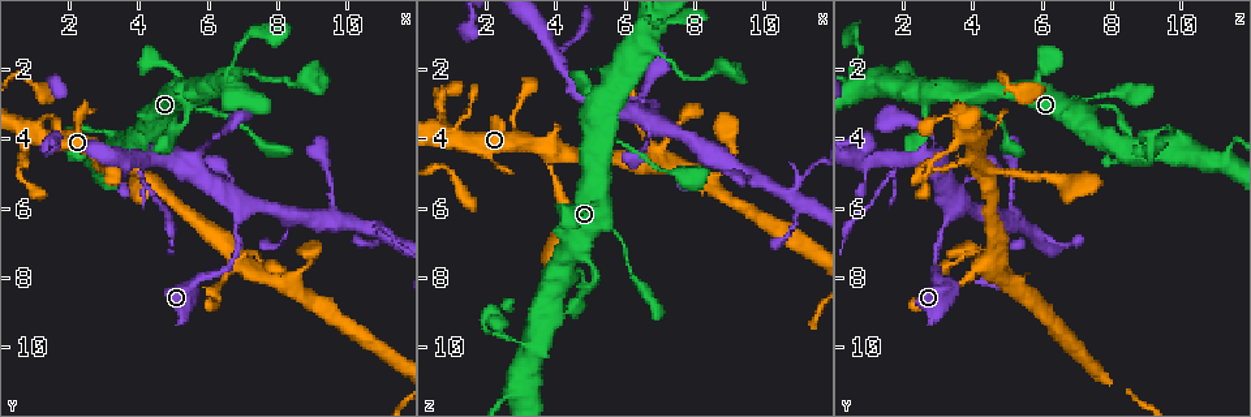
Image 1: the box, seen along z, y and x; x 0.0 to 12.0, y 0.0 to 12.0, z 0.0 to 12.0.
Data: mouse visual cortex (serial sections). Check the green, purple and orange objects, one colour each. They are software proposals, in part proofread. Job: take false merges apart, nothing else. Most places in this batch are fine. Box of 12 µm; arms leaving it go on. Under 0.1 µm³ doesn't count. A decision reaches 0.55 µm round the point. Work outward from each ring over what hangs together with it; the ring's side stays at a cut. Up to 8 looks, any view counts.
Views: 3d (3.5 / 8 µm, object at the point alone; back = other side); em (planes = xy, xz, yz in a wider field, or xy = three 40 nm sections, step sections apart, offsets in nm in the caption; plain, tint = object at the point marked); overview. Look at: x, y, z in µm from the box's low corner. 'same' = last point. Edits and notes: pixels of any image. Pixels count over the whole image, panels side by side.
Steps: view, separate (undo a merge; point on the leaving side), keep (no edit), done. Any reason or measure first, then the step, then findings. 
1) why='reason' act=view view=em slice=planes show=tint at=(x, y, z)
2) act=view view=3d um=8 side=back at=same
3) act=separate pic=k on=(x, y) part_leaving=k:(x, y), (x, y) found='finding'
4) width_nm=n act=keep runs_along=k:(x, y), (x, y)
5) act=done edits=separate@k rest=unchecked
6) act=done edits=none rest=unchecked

why='abrupt turn' act=view view=3d um=3.5 at=(7.0, 6.0, 3.5)

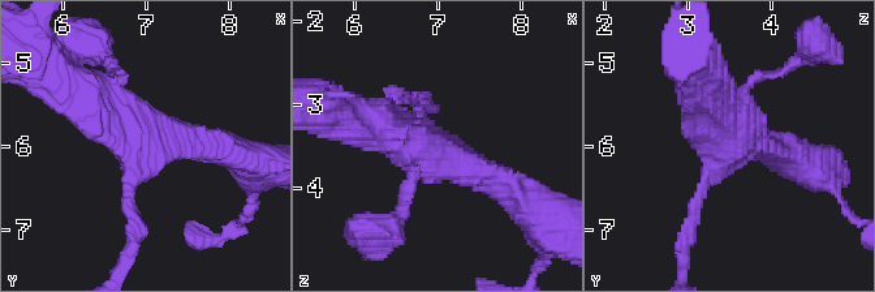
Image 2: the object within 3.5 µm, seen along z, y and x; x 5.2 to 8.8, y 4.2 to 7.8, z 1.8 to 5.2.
arms=3 arm_widths_nm=150,400,500 why='shape alone is not enough' act=view view=em slice=planes show=tint at=(6.85, 6.05, 3.50)

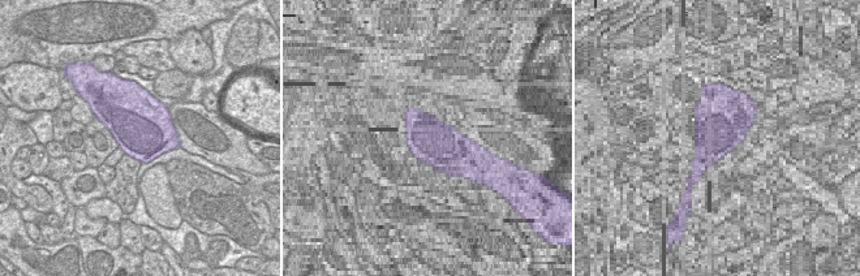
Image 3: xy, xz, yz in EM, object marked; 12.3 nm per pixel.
act=keep runs_along=2:(136, 223), (132, 136), (76, 87) found='one cell here'

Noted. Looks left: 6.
why='thin arm on a thick one' act=view view=3d um=3.5 at=(9.6, 6.1, 5.1)

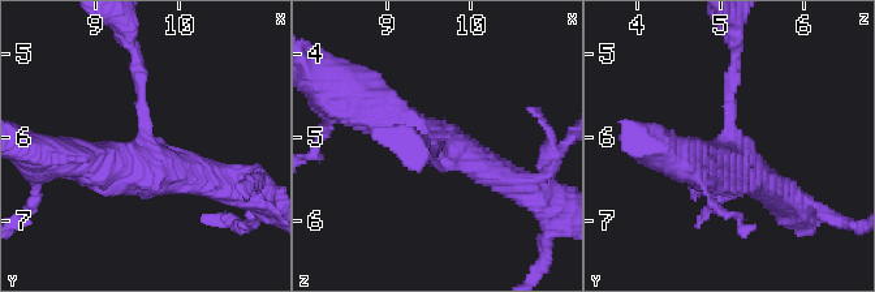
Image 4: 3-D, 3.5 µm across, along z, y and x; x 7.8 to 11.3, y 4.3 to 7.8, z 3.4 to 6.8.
act=view view=em slice=xy step=5 show=tint at=(9.65, 6.20, 5.10)

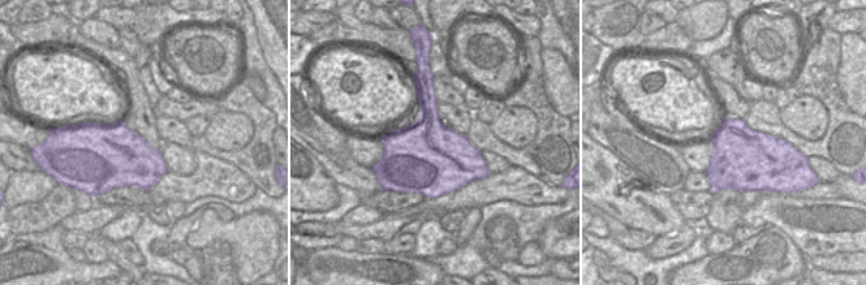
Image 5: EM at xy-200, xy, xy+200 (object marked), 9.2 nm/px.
width_nm=650 act=keep runs_along=4:(360, 108), (387, 115), (511, 183) found='continuous, no second cell'

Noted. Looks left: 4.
why='two arms in line, one across' act=view view=3d um=3.5 at=(5.5, 2.9, 4.0)

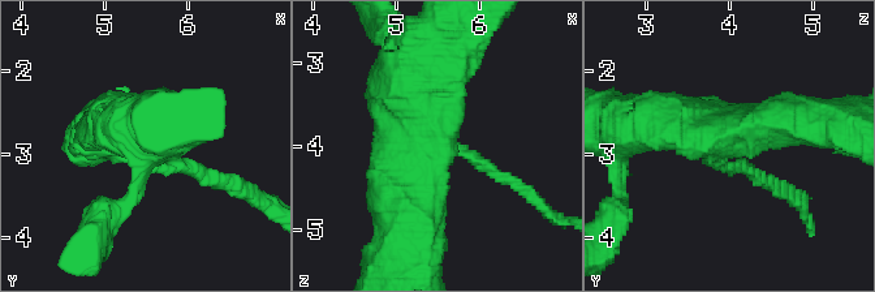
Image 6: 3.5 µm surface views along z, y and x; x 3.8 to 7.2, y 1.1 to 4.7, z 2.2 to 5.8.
arms=3 arm_widths_nm=150,600,600 why='need the tissue' act=view view=em slice=planes show=tint at=(5.45, 2.95, 3.90)

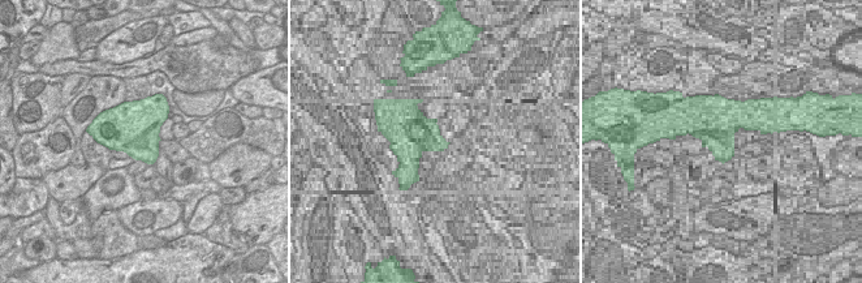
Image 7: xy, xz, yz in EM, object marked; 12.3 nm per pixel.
act=keep runs_along=6:(401, 214), (401, 177), (429, 47) found='one cell here'

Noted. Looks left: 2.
why='sharp bend' act=view view=3d um=3.5 at=(1.9, 3.7, 9.4)

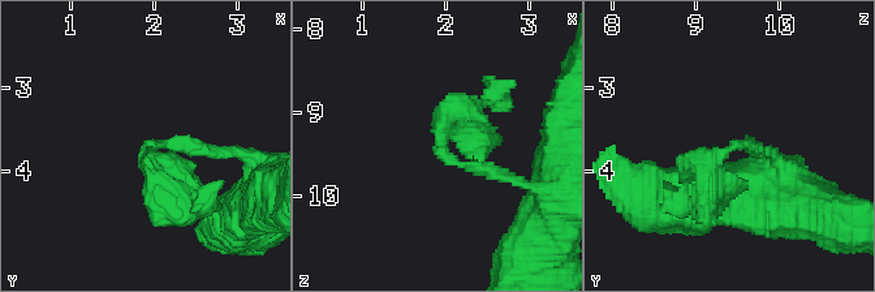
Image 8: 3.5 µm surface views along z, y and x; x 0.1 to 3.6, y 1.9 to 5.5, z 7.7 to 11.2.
why='now the EM' act=view view=em slice=xy step=5 show=tint at=(1.95, 3.75, 9.35)

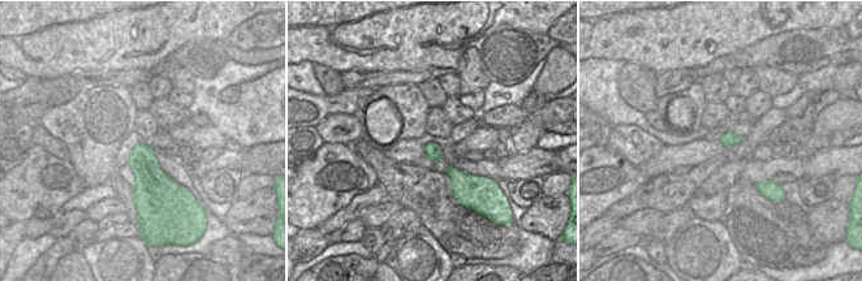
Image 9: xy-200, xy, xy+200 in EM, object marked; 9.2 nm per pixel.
act=keep runs_along=8:(761, 151), (733, 144), (707, 159), (720, 200) found='all the same cell'

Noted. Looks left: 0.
act=done edits=none rest=unchecked

